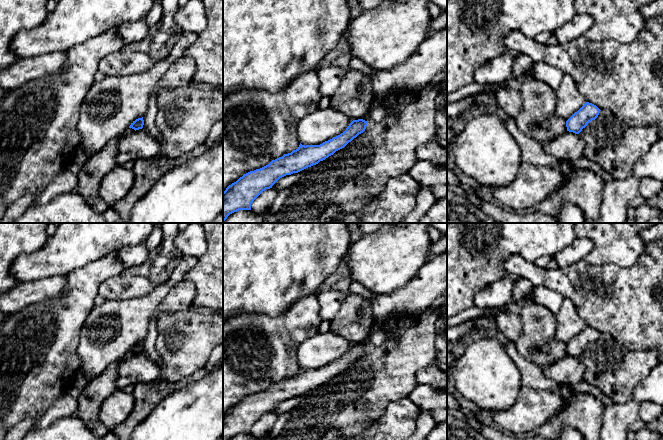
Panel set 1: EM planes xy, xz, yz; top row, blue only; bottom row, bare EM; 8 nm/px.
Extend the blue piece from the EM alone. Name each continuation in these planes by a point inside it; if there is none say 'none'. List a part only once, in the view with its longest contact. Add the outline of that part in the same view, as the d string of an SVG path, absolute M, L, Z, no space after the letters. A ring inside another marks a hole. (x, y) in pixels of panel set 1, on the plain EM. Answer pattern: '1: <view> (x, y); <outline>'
none

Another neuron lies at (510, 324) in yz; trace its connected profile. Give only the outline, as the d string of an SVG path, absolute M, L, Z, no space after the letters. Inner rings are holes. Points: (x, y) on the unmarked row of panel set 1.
M504 312L495 318L498 330L511 342L515 342L521 335L523 324L520 317L511 312Z

